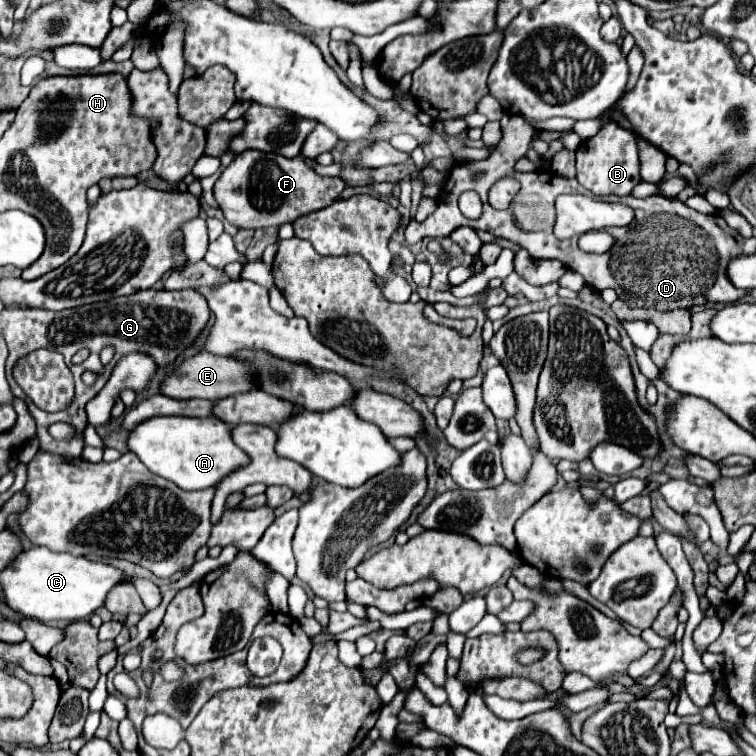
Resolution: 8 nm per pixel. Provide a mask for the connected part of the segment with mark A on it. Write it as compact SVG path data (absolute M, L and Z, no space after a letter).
M156 416L152 420L138 424L130 432L128 448L130 448L130 452L138 454L138 458L146 464L146 468L150 468L154 474L174 482L182 490L202 490L202 488L216 486L218 482L222 482L222 478L232 474L234 470L240 470L242 466L250 464L250 456L244 450L240 450L240 446L236 446L236 442L232 440L232 428L214 416L210 416L210 418Z

